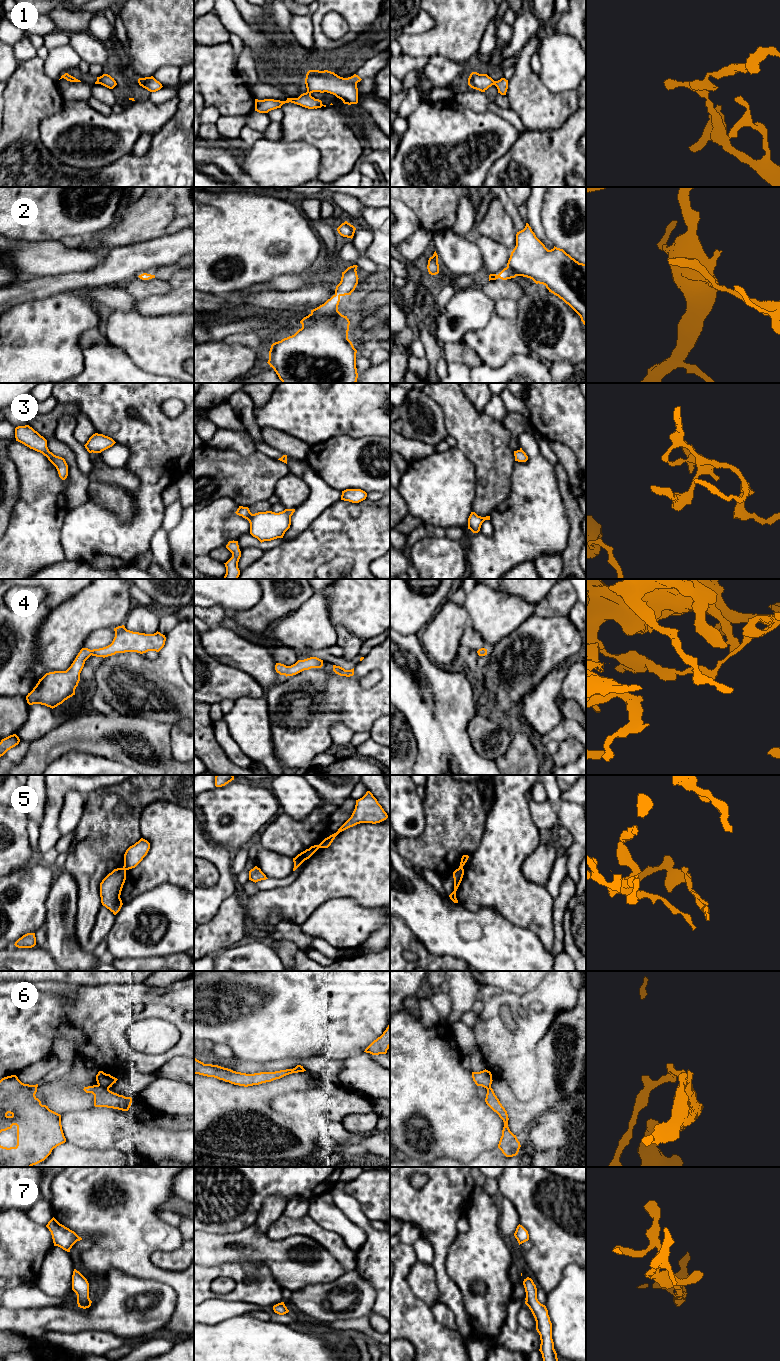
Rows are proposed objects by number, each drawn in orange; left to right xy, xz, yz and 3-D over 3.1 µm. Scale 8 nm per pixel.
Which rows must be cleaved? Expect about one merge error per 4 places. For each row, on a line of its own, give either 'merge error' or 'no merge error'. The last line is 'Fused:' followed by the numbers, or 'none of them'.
1: no merge error
2: no merge error
3: no merge error
4: no merge error
5: no merge error
6: merge error
7: no merge error
Fused: 6

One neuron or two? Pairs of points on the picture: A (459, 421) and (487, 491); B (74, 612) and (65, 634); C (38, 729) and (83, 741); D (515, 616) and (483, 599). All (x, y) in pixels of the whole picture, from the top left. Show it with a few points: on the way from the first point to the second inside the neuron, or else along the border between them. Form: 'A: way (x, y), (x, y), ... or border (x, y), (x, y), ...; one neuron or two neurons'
A: way (476, 438), (487, 449), (487, 474); one neuron
B: way (74, 617), (74, 620), (65, 629); one neuron
C: border (68, 719), (31, 742); two neurons
D: way (507, 613), (497, 613), (491, 607); one neuron

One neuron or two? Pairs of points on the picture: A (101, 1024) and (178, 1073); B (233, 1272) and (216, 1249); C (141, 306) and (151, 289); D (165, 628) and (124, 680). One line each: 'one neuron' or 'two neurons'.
A: two neurons
B: two neurons
C: two neurons
D: two neurons

